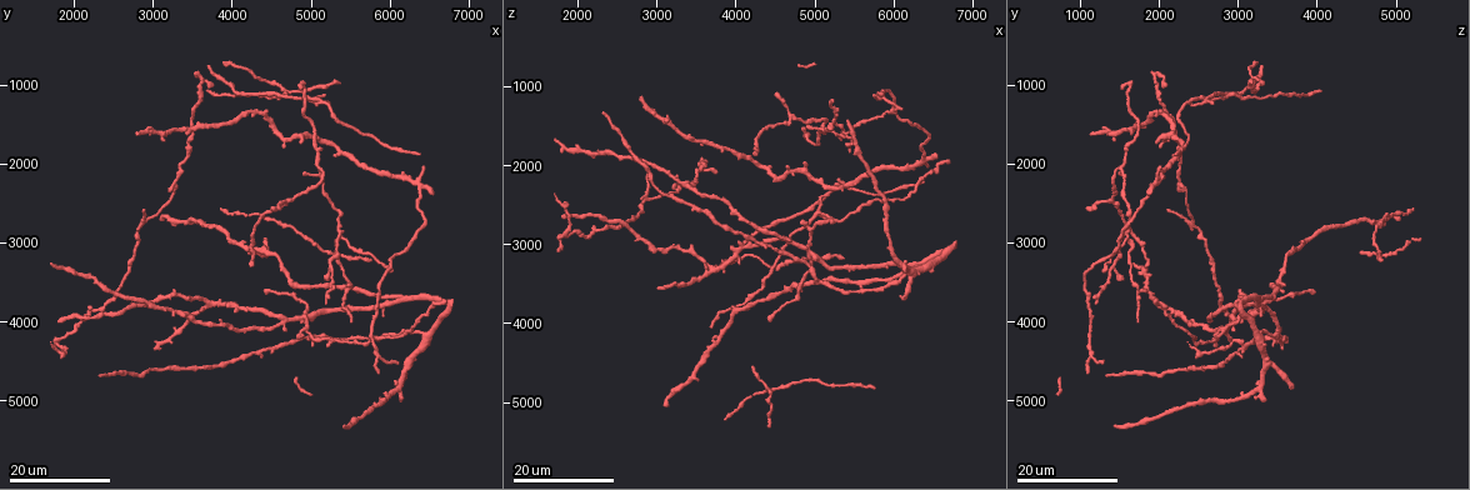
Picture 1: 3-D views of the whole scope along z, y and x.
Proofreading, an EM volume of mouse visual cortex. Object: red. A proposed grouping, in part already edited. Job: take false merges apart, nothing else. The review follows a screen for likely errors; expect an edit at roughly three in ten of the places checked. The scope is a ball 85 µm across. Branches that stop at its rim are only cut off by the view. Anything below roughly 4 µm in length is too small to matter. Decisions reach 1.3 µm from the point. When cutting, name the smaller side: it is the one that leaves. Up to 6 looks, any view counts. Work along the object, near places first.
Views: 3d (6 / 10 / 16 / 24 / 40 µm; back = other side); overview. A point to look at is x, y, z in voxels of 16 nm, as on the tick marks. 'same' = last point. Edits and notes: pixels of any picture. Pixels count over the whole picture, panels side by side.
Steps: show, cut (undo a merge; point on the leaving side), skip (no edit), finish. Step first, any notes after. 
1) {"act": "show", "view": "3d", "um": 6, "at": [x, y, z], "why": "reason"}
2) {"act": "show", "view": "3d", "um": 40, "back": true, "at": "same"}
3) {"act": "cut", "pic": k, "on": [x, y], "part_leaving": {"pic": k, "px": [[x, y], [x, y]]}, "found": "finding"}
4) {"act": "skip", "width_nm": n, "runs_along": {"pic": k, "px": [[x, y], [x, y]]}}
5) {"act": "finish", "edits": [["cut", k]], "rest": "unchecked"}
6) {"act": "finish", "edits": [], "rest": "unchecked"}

{"act": "show", "view": "3d", "um": 16, "at": [5150, 1200, 2400], "why": "three arms meet"}

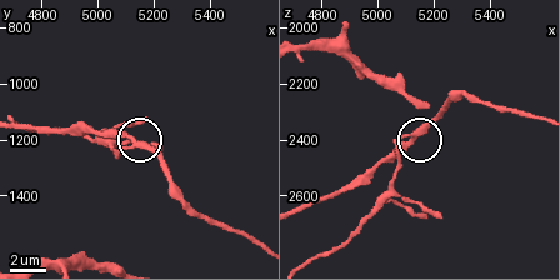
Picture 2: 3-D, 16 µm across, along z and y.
{"act": "show", "view": "3d", "um": 10, "at": [5130, 1220, 2390], "why": "zoom in"}

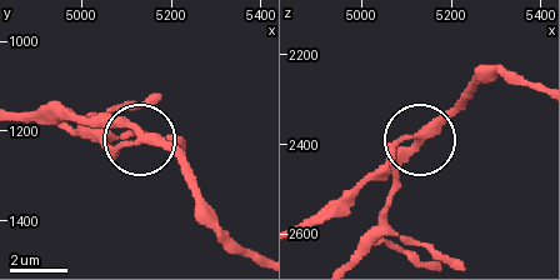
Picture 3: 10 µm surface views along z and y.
{"act": "skip", "width_nm": 280, "found": "all the same neuron"}

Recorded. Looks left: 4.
{"act": "show", "view": "3d", "um": 24, "at": [2850, 2750, 2400], "why": "two arms in line, one across"}

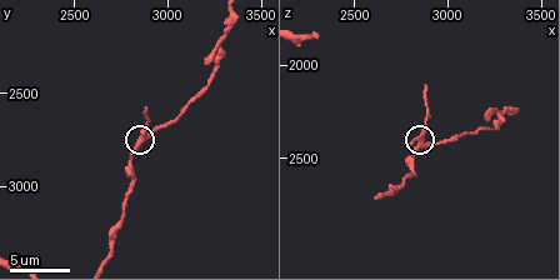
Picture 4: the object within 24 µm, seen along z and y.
{"act": "show", "view": "3d", "um": 6, "at": [2860, 2740, 2380], "why": "closer look"}

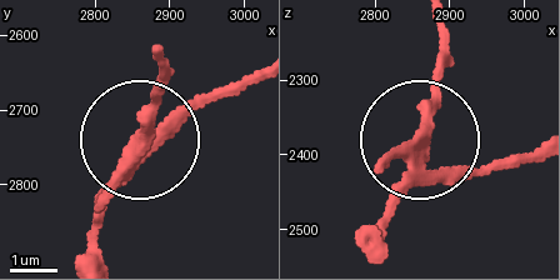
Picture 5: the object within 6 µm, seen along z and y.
{"act": "cut", "pic": 5, "on": [143, 125], "width_nm": 330, "found": "two neurons meet here"}

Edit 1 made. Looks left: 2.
{"act": "show", "view": "3d", "um": 16, "at": [4550, 1150, 3150], "why": "small branch off a trunk"}

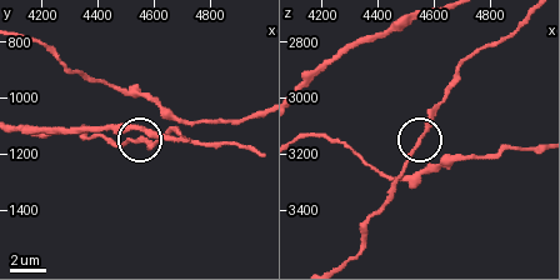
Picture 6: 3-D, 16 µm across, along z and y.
{"act": "show", "view": "3d", "um": 10, "at": [4550, 1140, 3150]}

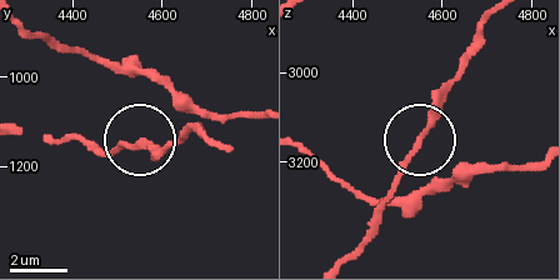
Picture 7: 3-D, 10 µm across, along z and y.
{"act": "skip", "side_arm_um": 18, "arms": 3, "found": "continuous, no second neuron"}

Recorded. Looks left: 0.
{"act": "finish", "edits": [["cut", 5]], "rest": "unchecked"}

